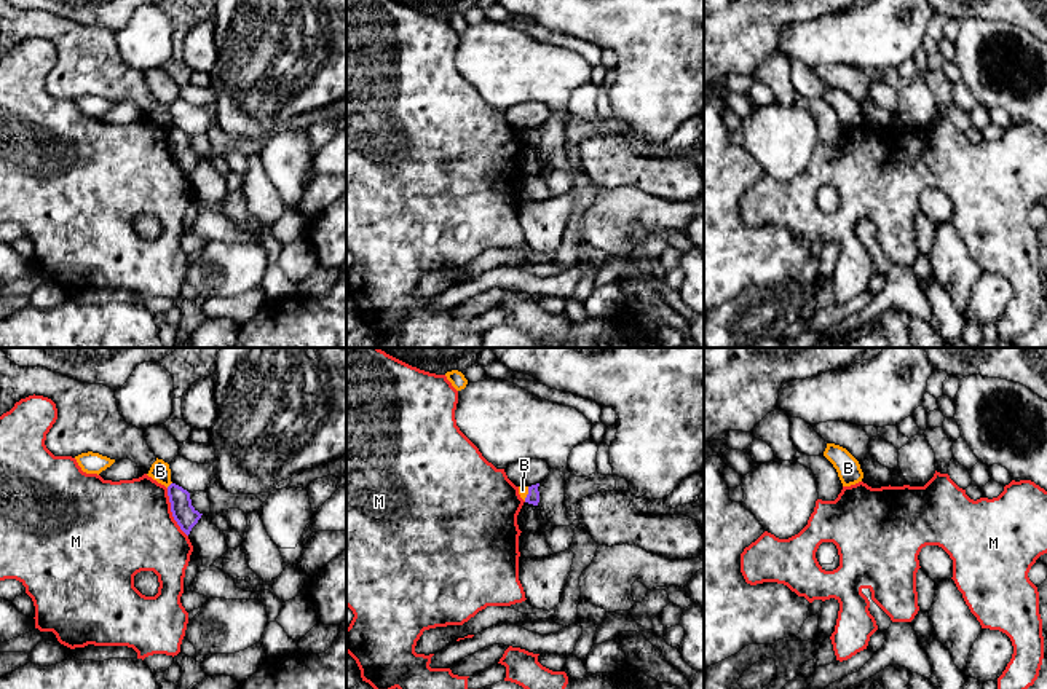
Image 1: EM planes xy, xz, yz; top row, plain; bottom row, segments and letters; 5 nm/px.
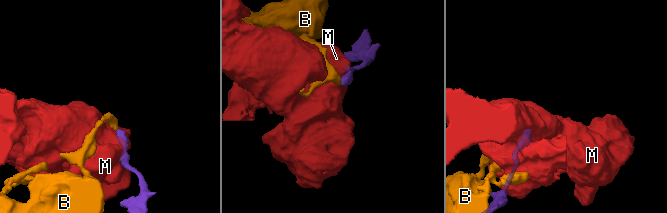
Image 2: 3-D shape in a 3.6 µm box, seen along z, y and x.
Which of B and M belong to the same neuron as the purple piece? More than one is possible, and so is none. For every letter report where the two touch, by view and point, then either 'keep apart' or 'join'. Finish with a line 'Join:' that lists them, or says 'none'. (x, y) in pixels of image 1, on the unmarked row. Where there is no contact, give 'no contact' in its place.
B: contact xy (169, 128); keep apart
M: contact xy (171, 153); keep apart
Join: none

